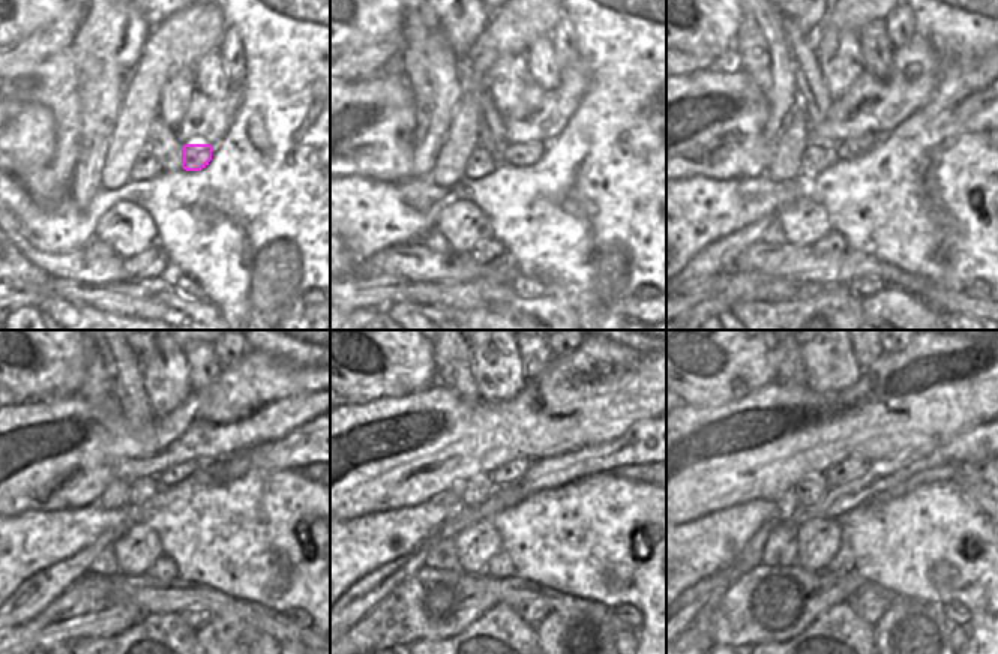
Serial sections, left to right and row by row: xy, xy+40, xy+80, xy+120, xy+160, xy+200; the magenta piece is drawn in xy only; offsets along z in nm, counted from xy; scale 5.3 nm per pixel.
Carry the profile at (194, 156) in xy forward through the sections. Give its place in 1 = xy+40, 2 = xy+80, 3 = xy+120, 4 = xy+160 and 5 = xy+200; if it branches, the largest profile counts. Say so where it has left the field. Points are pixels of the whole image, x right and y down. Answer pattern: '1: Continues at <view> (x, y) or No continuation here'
1: Continues at xy+40 (527, 153)
2: Continues at xy+80 (850, 149)
3: Continues at xy+120 (177, 473)
4: Continues at xy+160 (514, 470)
5: Continues at xy+200 (848, 470)

